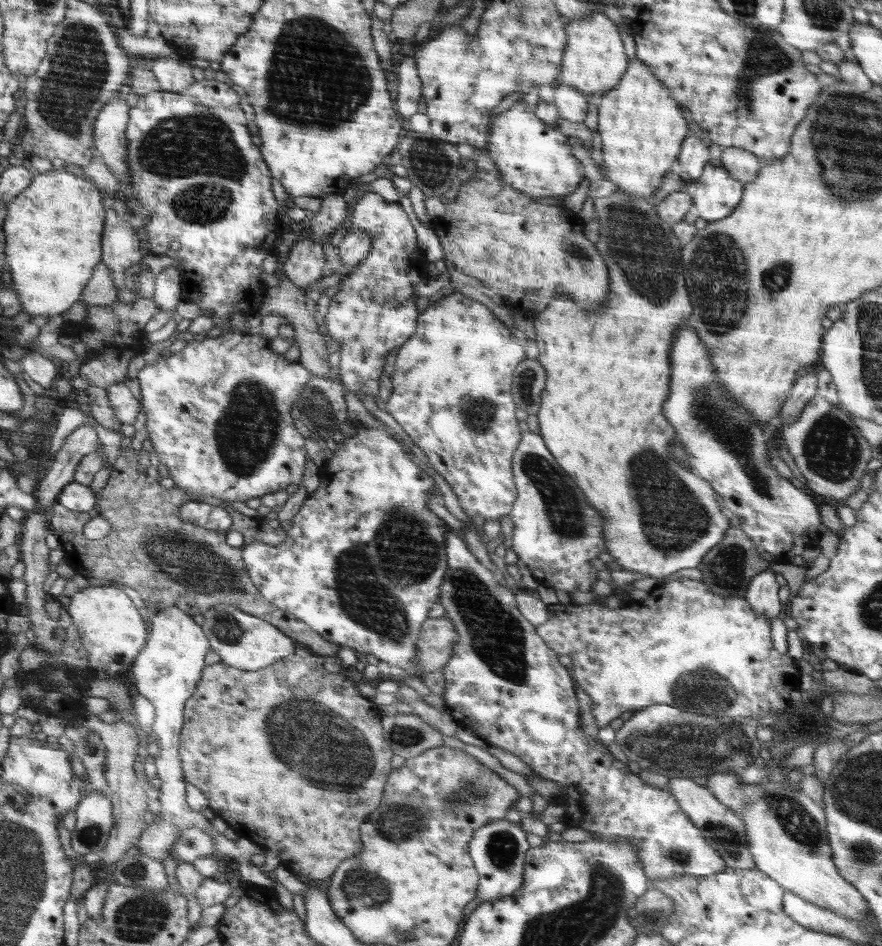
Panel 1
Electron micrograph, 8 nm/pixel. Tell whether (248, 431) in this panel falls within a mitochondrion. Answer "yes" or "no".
yes

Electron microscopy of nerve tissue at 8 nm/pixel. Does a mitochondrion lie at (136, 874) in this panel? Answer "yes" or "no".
yes

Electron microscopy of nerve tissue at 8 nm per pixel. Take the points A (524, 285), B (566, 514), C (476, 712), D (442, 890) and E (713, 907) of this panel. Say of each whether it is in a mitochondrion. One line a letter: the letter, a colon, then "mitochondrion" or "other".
A: other
B: mitochondrion
C: other
D: other
E: other

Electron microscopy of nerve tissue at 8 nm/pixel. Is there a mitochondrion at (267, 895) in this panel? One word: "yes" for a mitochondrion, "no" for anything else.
no

